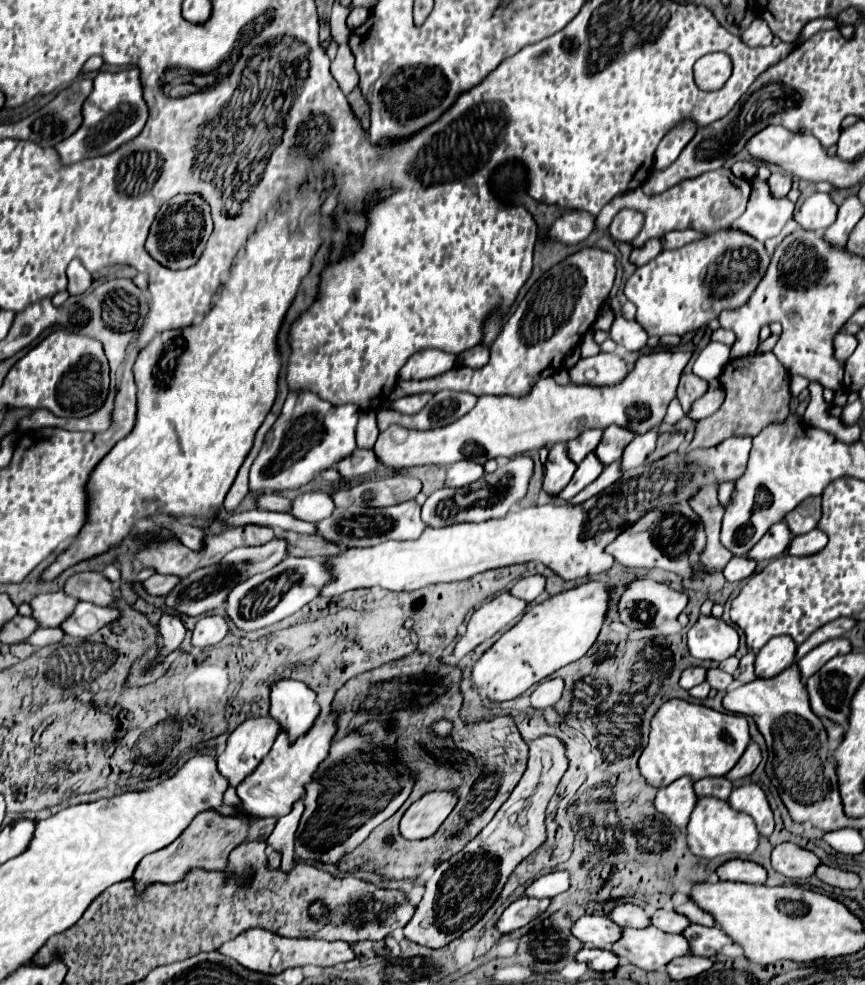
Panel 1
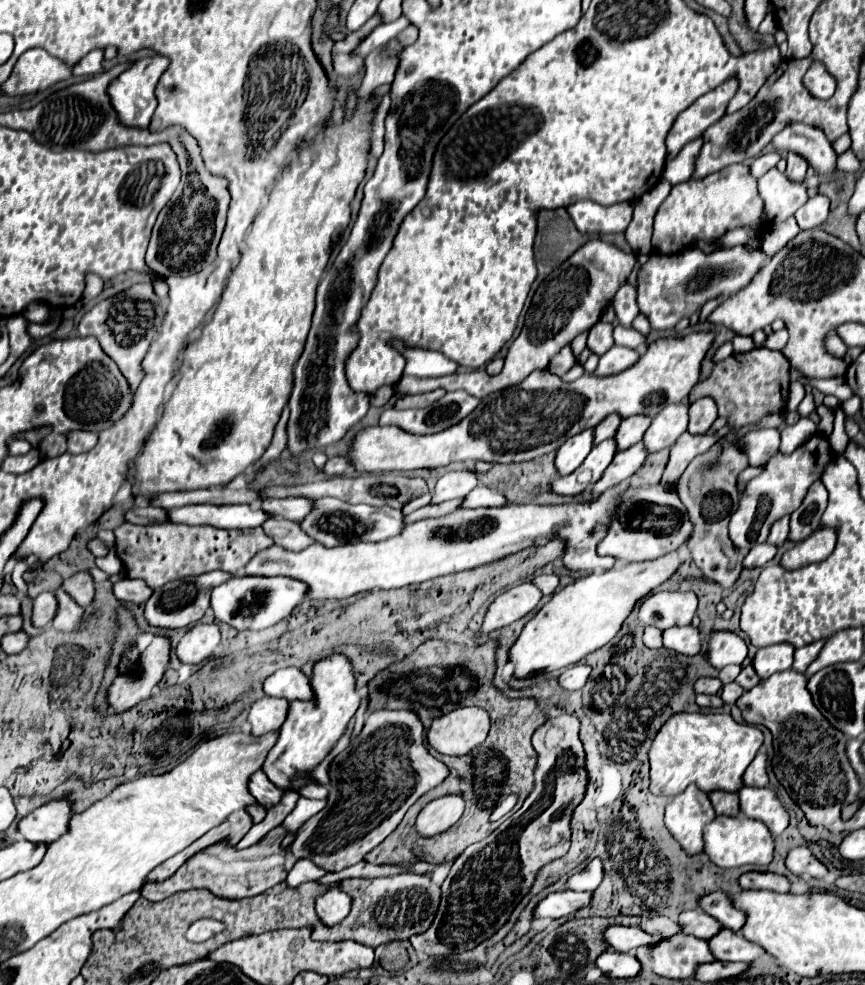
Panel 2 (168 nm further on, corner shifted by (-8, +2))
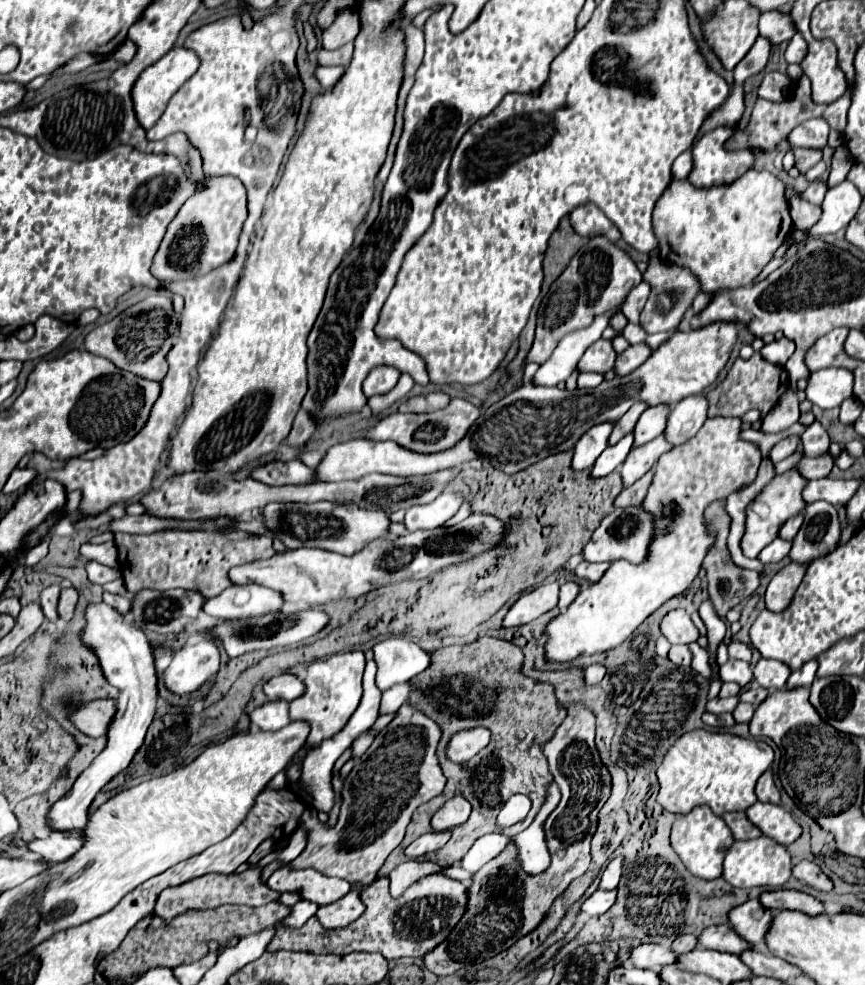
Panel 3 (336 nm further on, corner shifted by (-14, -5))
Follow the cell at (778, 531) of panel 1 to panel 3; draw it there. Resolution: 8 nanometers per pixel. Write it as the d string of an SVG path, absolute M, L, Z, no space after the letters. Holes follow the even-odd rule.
M798 513L798 515L790 517L790 519L782 525L782 529L780 529L780 537L782 537L782 539L786 539L786 541L792 541L792 539L794 539L794 535L798 533L800 525L802 525L802 519L804 519L804 515L802 515L802 513Z

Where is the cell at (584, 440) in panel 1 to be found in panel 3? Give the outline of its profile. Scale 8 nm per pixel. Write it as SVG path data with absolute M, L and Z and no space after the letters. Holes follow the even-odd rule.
M634 403L634 407L622 417L622 419L618 419L616 421L616 425L614 425L614 431L612 431L612 435L610 435L610 445L614 445L614 443L618 443L624 435L628 435L628 433L632 433L634 431L634 425L636 425L636 421L638 421L638 417L644 413L648 409L648 405L646 403Z

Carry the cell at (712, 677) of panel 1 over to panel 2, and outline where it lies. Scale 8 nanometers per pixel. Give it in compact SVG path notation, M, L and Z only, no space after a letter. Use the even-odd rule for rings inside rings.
M730 682L730 684L724 684L722 686L722 700L726 702L726 704L734 704L740 696L742 696L742 688L740 688L740 684L738 682Z

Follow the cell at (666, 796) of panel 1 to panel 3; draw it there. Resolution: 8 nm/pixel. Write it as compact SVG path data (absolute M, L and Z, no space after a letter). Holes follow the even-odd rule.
M696 807L688 815L680 815L672 827L672 847L676 855L682 859L686 869L700 879L718 879L722 877L722 861L732 847L734 837L726 827L724 819L714 815L710 807Z

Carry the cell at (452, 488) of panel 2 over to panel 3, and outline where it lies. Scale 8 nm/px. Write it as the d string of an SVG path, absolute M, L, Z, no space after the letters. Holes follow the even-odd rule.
M442 493L432 503L414 505L404 515L404 525L408 531L418 529L436 529L444 521L448 521L462 505L462 495L458 493Z

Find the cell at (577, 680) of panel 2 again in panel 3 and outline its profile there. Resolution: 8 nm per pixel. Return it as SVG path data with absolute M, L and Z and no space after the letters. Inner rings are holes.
M594 663L594 665L590 665L590 667L584 669L584 679L586 679L588 685L600 683L604 679L604 675L606 675L606 667L600 665L600 663Z

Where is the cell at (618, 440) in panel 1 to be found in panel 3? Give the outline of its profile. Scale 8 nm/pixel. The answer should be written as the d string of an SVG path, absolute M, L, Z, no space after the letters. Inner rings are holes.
M654 405L654 407L648 407L638 423L636 423L636 429L634 429L634 445L644 445L648 441L652 441L654 437L658 437L660 433L664 433L664 427L666 427L666 419L668 419L668 413L670 413L670 407L668 405Z

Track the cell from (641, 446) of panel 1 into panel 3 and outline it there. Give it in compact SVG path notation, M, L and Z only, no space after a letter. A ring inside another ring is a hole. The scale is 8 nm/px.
M690 395L676 403L670 411L666 425L666 439L672 445L682 445L686 439L694 437L694 433L704 425L708 413L706 395Z

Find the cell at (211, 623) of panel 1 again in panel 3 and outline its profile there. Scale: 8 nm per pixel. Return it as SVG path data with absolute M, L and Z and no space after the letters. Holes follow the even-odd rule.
M210 639L196 645L184 645L172 657L170 667L164 671L162 681L166 689L178 697L198 691L212 675L218 673L220 651Z

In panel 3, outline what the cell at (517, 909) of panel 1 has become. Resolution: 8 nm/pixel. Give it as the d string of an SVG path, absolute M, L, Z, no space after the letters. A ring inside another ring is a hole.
M598 889L594 895L590 895L584 903L582 903L582 913L586 913L588 917L594 915L602 915L604 911L608 911L616 901L616 889L612 891L602 891Z

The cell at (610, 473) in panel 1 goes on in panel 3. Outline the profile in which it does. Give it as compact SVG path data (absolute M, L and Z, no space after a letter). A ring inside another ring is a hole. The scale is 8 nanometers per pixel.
M664 435L652 439L646 445L632 447L632 451L628 453L628 457L622 465L624 485L632 485L634 481L638 481L646 471L652 469L652 465L658 461L658 457L670 449L672 449L672 445L666 441Z

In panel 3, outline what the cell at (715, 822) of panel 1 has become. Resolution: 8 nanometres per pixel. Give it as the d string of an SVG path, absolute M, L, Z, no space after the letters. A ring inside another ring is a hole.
M760 837L750 839L746 843L736 841L734 847L728 851L724 859L724 879L738 889L750 889L750 887L782 887L792 875L792 861L786 847L780 843L774 843L772 839Z

